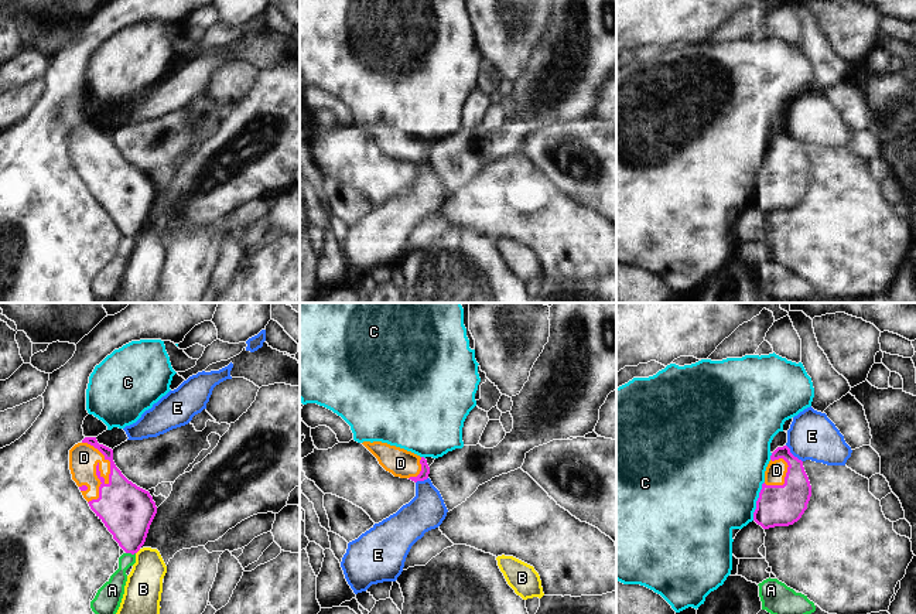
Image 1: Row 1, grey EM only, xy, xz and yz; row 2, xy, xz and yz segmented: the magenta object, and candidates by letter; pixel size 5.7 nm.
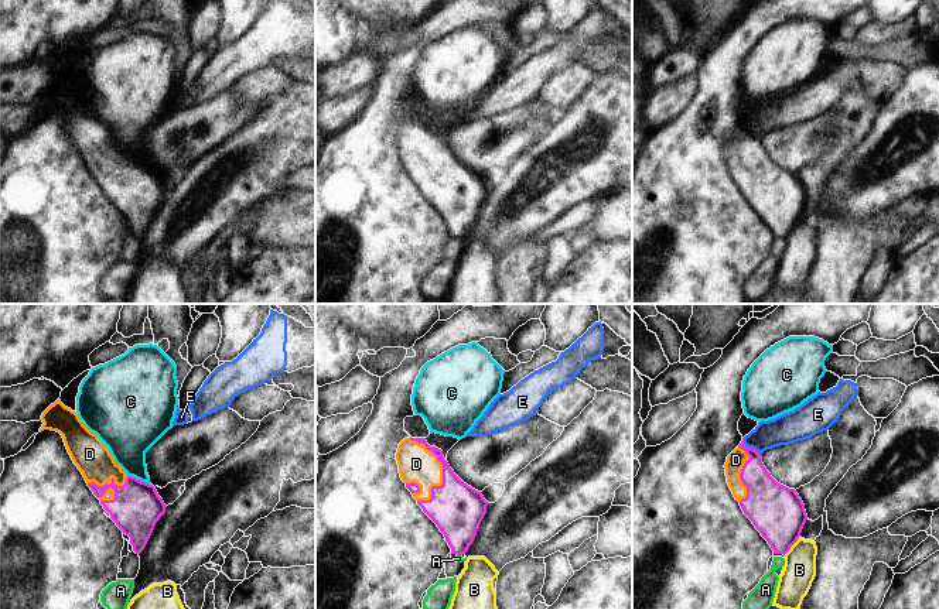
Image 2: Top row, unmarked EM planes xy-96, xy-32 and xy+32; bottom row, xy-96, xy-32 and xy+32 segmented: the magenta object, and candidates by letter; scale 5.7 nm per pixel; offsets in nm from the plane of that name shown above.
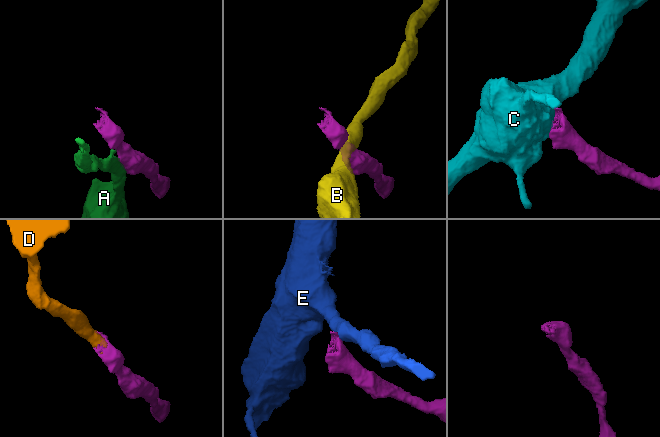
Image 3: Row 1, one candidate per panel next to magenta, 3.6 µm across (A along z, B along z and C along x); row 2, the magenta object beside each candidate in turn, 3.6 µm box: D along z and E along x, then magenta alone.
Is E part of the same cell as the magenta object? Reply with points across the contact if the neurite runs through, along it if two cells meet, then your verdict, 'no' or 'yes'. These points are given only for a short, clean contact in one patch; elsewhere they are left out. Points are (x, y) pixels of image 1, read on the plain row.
along yz (786, 128), (802, 145) | no

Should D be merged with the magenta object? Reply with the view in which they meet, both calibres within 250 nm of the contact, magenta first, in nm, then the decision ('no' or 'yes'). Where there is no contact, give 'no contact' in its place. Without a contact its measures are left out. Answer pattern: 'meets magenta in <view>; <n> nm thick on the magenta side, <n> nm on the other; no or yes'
meets magenta in xy; 300 nm thick on the magenta side, 160 nm on the other; yes

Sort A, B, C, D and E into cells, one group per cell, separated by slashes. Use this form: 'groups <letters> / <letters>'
groups A / B / C / D / E

